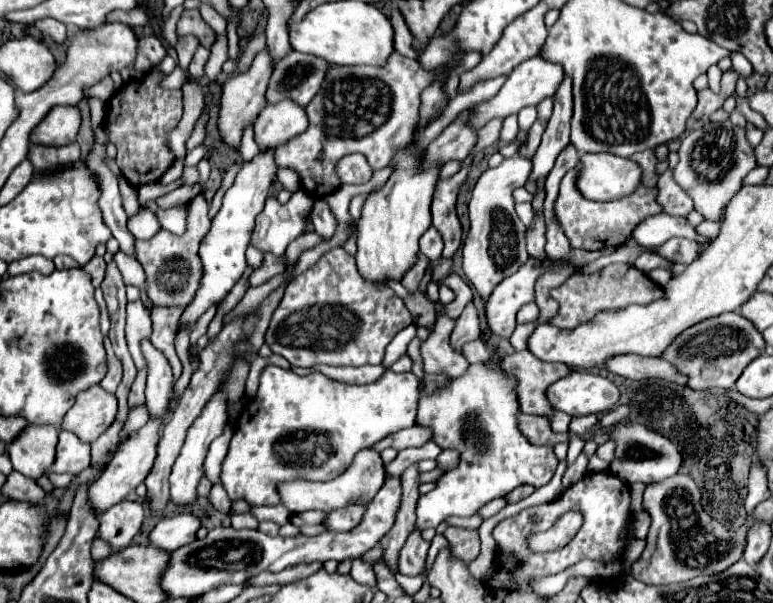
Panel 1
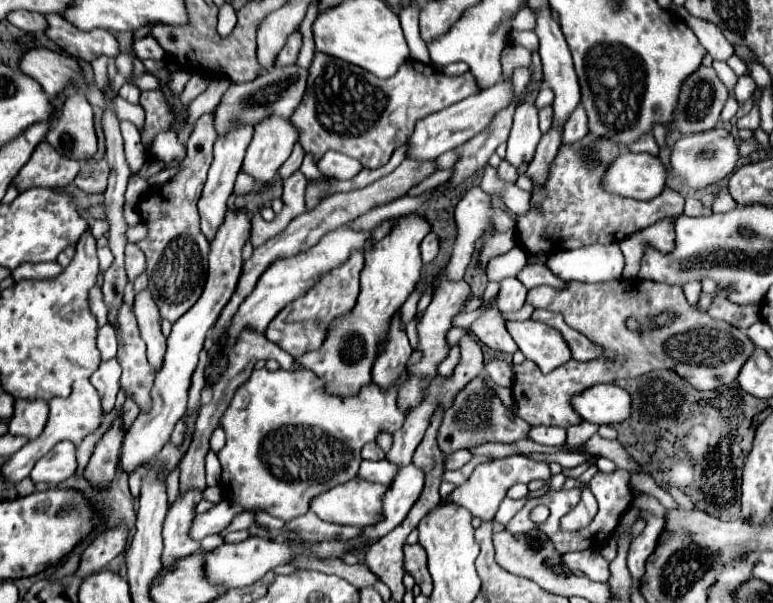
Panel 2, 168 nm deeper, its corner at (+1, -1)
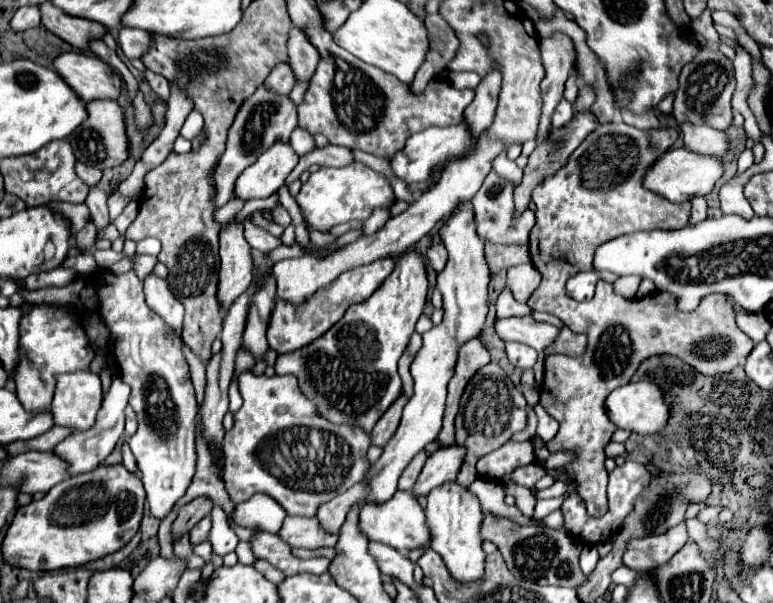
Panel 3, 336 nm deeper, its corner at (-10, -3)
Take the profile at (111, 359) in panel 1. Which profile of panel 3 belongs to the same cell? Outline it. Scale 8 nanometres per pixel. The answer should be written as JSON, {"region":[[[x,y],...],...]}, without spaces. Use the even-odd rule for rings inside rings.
{"region":[[[119,377],[113,379],[111,383],[111,389],[109,393],[105,395],[103,399],[103,405],[97,413],[97,421],[93,425],[93,429],[87,429],[87,431],[75,431],[71,433],[65,441],[61,441],[53,453],[57,453],[57,457],[61,457],[63,461],[67,461],[67,473],[69,475],[79,475],[79,473],[87,473],[87,471],[93,471],[97,465],[101,465],[105,461],[105,457],[115,449],[119,437],[123,435],[123,425],[125,425],[125,405],[127,405],[127,399],[129,399],[129,385],[125,385]]]}

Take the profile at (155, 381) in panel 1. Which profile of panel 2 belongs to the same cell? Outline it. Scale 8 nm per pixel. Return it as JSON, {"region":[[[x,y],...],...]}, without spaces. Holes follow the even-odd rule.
{"region":[[[144,289],[136,295],[134,313],[138,319],[140,337],[144,339],[146,347],[148,347],[148,351],[146,351],[148,363],[158,373],[162,367],[162,359],[166,355],[166,337],[160,331],[160,313],[158,313],[158,307],[148,289]]]}

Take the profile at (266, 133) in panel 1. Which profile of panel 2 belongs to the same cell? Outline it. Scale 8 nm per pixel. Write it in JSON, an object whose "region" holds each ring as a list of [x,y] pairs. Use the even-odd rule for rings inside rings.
{"region":[[[274,115],[262,119],[254,125],[254,137],[246,149],[242,169],[256,181],[270,181],[288,159],[296,141],[298,129],[288,119]]]}

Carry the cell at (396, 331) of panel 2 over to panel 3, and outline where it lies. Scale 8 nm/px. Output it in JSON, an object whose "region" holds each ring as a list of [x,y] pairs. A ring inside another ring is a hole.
{"region":[[[401,395],[401,397],[397,399],[397,403],[393,403],[393,405],[389,407],[389,411],[377,421],[377,425],[375,425],[373,431],[371,431],[371,443],[373,443],[373,445],[383,447],[383,445],[393,437],[393,433],[397,431],[397,425],[399,425],[401,413],[403,413],[403,407],[405,407],[405,403],[407,403],[405,399],[407,399],[407,397]]]}

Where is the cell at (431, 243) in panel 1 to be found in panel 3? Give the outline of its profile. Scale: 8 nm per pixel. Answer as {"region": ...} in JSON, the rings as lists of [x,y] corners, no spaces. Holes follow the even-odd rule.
{"region":[[[439,243],[439,245],[431,245],[429,249],[427,249],[427,261],[429,261],[429,265],[439,273],[439,271],[443,271],[443,267],[445,267],[445,263],[447,263],[447,249]]]}

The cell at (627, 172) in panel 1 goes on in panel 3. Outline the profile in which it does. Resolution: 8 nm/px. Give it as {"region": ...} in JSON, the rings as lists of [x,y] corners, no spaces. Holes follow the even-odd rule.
{"region":[[[685,147],[681,149],[671,149],[667,151],[659,161],[655,161],[649,171],[645,173],[645,187],[663,195],[669,201],[681,203],[681,201],[689,201],[697,195],[707,195],[713,191],[715,183],[721,179],[723,175],[723,161],[721,157],[713,157],[713,155],[701,155],[701,153],[693,153]]]}

